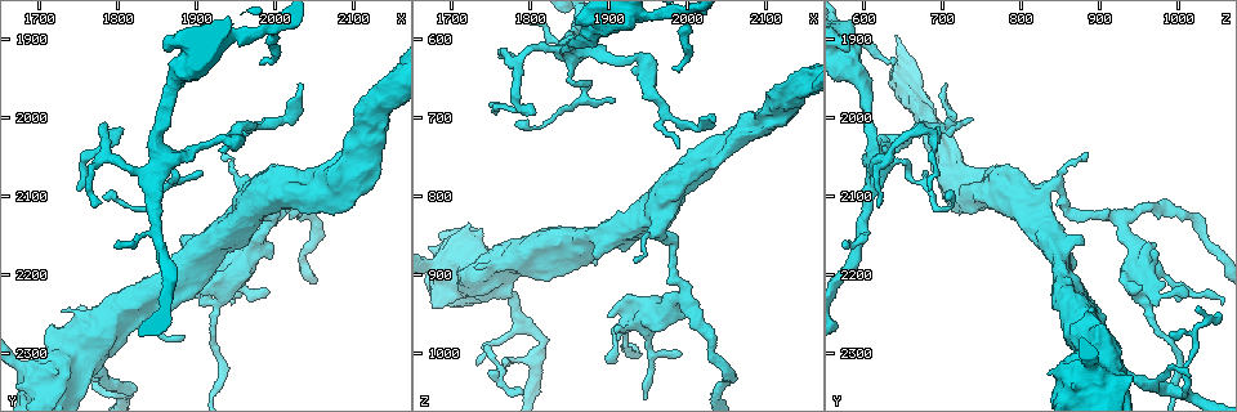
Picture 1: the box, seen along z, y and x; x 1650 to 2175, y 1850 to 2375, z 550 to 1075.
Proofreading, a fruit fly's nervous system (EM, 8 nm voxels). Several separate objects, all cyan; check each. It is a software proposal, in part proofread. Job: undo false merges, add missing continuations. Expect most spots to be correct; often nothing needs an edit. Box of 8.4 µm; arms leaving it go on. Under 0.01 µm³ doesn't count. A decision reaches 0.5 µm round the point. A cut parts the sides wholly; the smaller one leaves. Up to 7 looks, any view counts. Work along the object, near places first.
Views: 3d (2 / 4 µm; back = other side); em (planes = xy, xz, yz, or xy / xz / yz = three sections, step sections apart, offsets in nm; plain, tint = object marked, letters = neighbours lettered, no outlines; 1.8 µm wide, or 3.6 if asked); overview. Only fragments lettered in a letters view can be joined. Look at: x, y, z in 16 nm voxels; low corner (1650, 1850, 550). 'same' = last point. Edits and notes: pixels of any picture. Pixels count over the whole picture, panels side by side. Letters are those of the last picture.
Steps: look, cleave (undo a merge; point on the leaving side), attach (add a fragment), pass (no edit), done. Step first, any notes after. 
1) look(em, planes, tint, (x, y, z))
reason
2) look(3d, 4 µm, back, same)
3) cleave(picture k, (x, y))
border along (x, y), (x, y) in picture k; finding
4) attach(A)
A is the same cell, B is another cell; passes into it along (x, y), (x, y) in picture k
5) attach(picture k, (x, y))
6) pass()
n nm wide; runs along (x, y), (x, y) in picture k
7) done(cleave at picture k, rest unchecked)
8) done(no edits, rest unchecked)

look(em, xz, step 16, letters, (1865, 2055, 615))
looks like a crossing

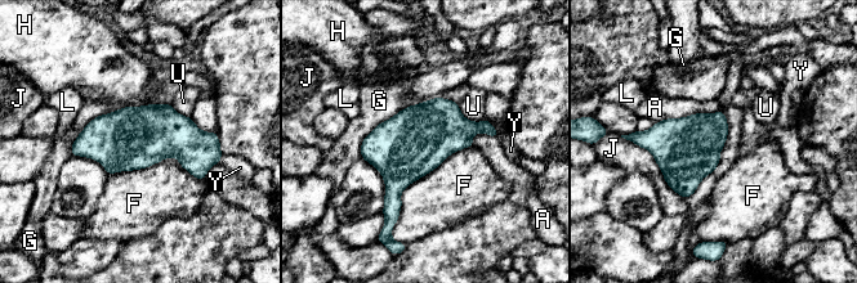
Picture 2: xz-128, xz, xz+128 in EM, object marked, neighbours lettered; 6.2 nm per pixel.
pass()
A, F, G, H, J, L, U and Y are other cells; border along (473, 146), (401, 193), (393, 227) in picture 2; one neuron here

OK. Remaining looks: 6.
look(3d, 4 µm, (1960, 2095, 825))
thin arm on a thick one

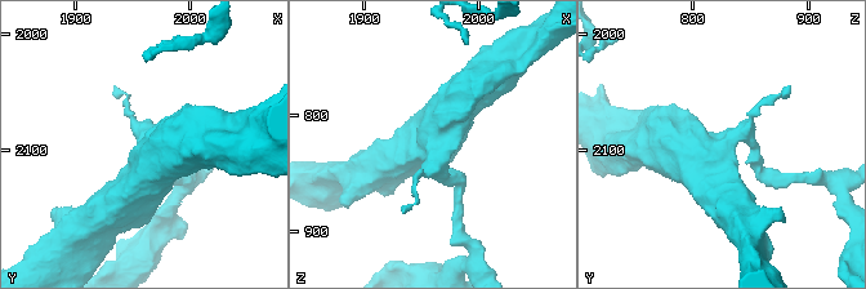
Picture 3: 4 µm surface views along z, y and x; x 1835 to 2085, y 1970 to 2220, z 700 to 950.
look(em, 3.6 µm, planes, letters, (1962, 2096, 826))
need the tissue

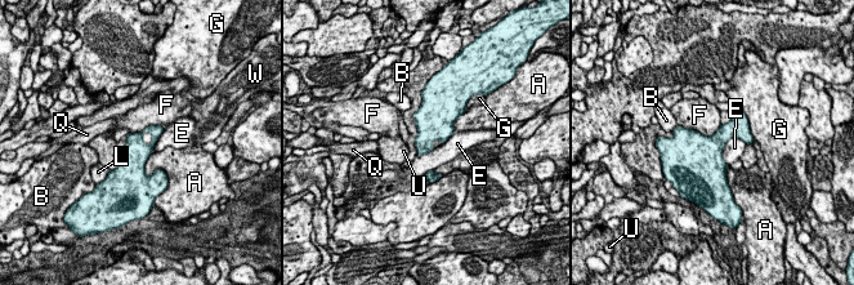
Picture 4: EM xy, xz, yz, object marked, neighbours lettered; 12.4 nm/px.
pass()
300 nm wide; A, B, E, F, G, L, Q, U and W are other cells; all the same neuron

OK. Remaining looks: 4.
look(em, planes, plain, (1925, 2245, 965))
three-way junction

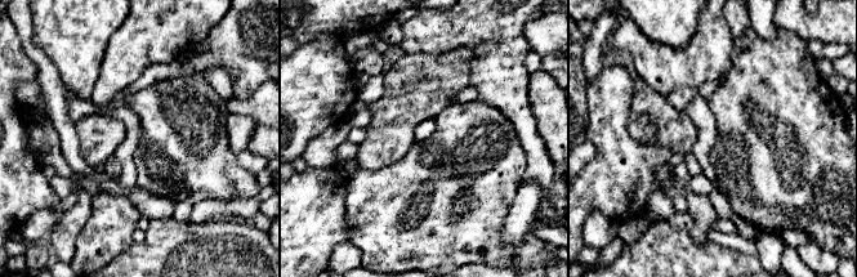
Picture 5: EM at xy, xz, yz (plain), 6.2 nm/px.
look(em, planes, tint, same)

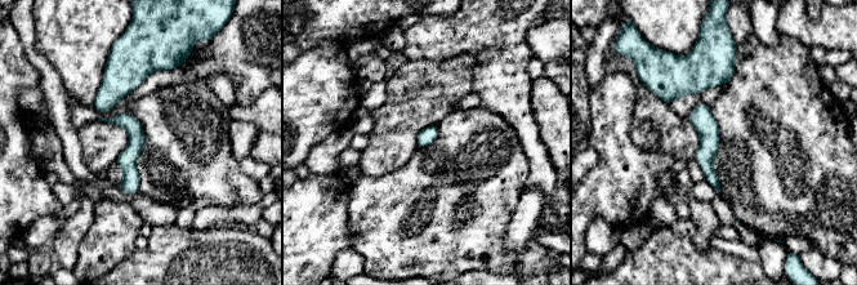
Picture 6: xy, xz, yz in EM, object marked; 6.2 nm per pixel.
look(em, planes, letters, same)

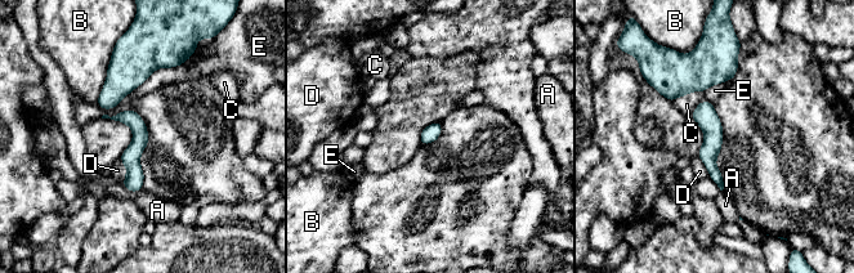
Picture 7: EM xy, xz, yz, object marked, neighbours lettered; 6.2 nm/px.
pass()
100 nm wide; A, B, C, D and E are other cells; border along (120, 159), (125, 166), (124, 179) in picture 7; one neuron here

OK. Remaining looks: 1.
done(no edits, rest unchecked)

